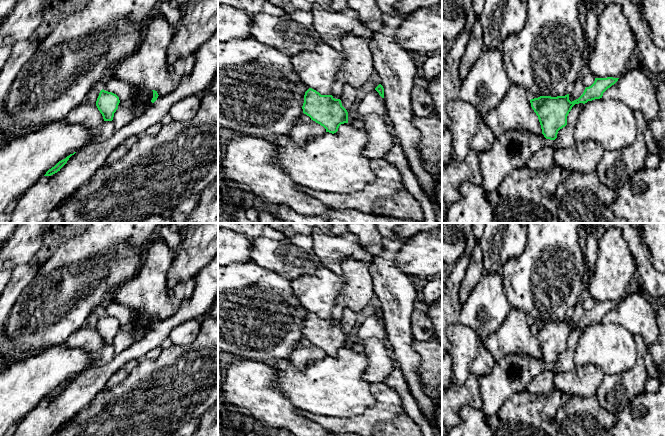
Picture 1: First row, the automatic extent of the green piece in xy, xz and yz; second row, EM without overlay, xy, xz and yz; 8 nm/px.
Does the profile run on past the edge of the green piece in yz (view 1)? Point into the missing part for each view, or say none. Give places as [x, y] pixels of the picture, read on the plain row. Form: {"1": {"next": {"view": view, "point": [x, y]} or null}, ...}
{"1": {"next": null}}

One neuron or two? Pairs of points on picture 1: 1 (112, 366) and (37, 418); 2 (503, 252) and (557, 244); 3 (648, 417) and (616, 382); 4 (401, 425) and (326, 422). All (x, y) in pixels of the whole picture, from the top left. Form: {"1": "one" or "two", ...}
{"1": "one", "2": "two", "3": "two", "4": "two"}

